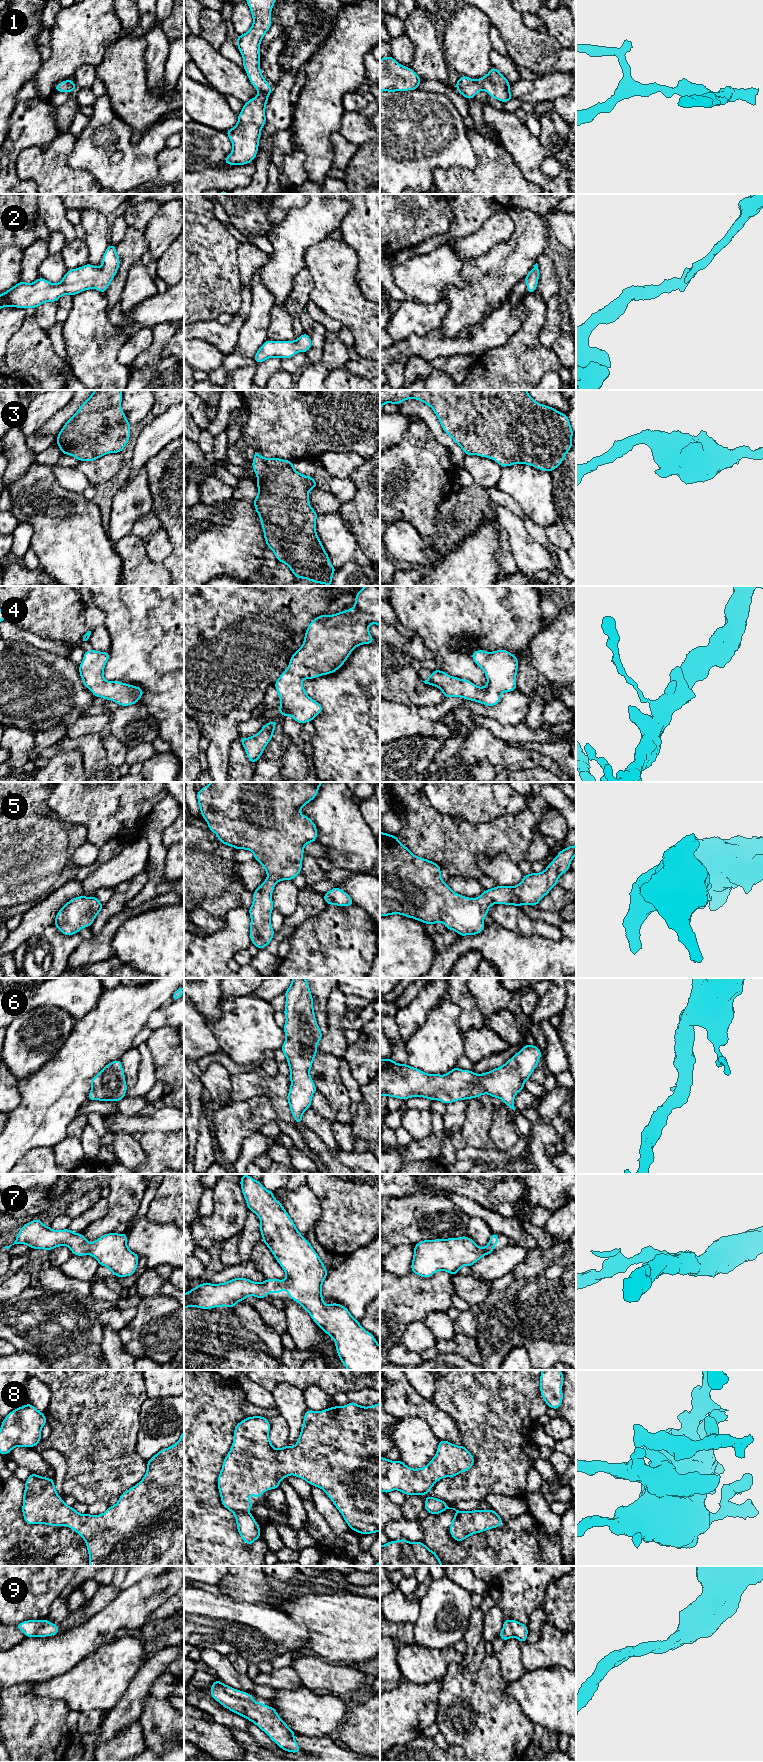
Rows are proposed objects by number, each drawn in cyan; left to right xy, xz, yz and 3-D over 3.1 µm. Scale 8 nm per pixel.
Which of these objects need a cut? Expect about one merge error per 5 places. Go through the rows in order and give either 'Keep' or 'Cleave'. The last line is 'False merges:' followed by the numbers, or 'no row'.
1: Keep
2: Keep
3: Keep
4: Keep
5: Keep
6: Keep
7: Keep
8: Keep
9: Keep
False merges: no row

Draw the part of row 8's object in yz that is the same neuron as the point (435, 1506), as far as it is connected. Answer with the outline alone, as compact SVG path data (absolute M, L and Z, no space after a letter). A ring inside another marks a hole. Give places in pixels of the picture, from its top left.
M429 1496L425 1499L424 1509L427 1510L428 1514L439 1515L441 1512L447 1509L453 1509L456 1514L453 1517L452 1523L450 1525L450 1534L455 1541L461 1542L465 1540L468 1536L475 1533L481 1533L492 1528L498 1528L503 1524L501 1517L493 1510L481 1510L477 1509L475 1511L459 1511L455 1508L449 1508L445 1501Z

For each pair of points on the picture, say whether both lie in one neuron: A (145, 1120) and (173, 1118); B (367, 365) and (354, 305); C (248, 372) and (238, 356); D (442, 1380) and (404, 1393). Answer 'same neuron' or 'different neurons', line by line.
A: same neuron
B: different neurons
C: different neurons
D: different neurons

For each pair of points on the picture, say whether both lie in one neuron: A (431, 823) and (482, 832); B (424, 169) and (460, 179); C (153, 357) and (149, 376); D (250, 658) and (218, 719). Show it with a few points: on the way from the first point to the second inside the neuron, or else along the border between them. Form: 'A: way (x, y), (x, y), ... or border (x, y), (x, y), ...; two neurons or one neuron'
A: way (444, 831), (469, 832); one neuron
B: border (456, 166), (436, 168), (433, 171), (433, 183); two neurons
C: border (161, 359), (151, 365), (141, 366), (131, 371); two neurons
D: way (235, 673), (219, 689), (219, 704); one neuron

